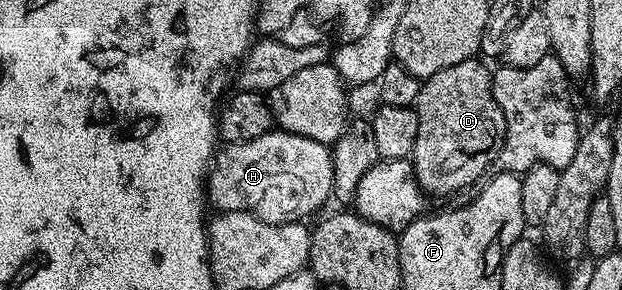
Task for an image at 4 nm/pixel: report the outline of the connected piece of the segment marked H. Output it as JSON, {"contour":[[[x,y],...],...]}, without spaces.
{"contour":[[[274,128],[269,133],[263,136],[257,136],[255,140],[247,140],[246,142],[231,142],[222,145],[216,151],[215,157],[209,168],[209,176],[207,179],[207,198],[210,203],[213,202],[218,207],[218,211],[224,212],[227,210],[234,210],[235,212],[247,212],[253,214],[259,220],[270,222],[278,226],[284,222],[300,222],[308,219],[308,214],[313,214],[325,201],[330,201],[333,192],[333,151],[328,145],[319,140],[307,140],[307,136],[299,136],[298,134],[288,134],[286,130]]]}

